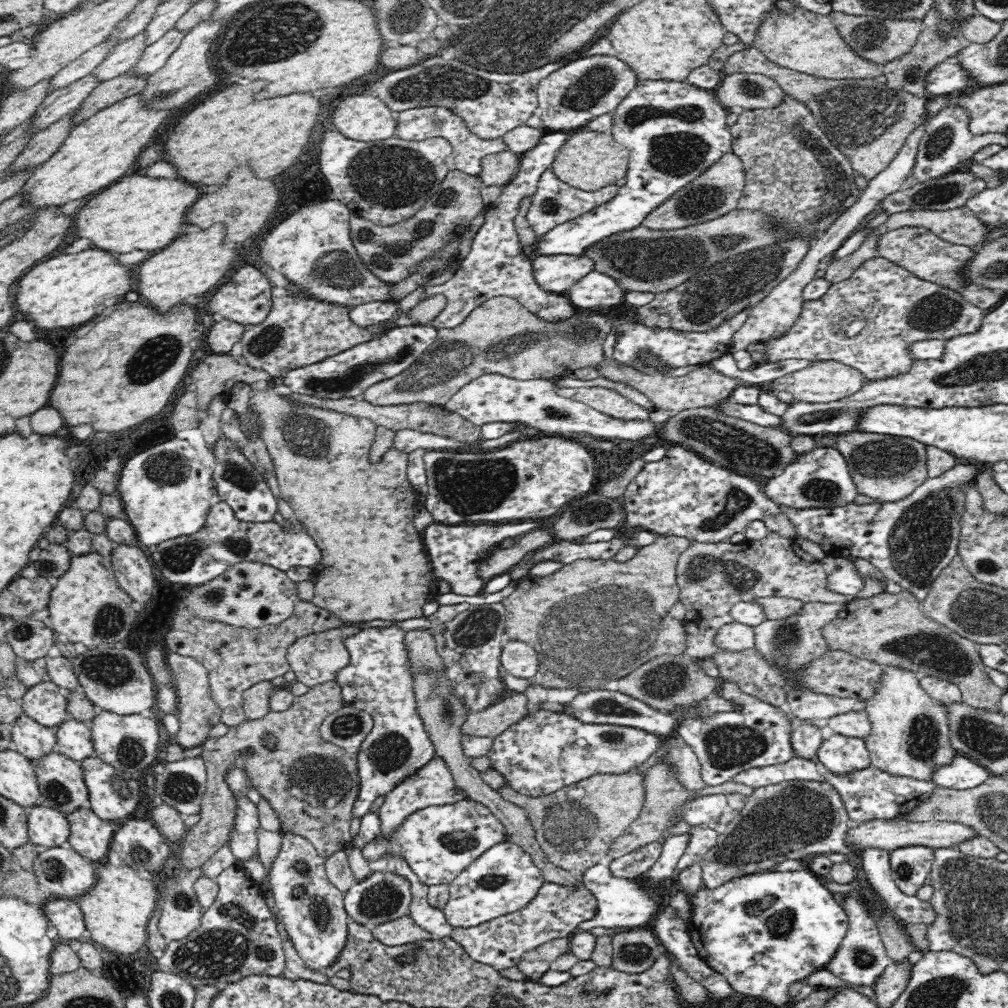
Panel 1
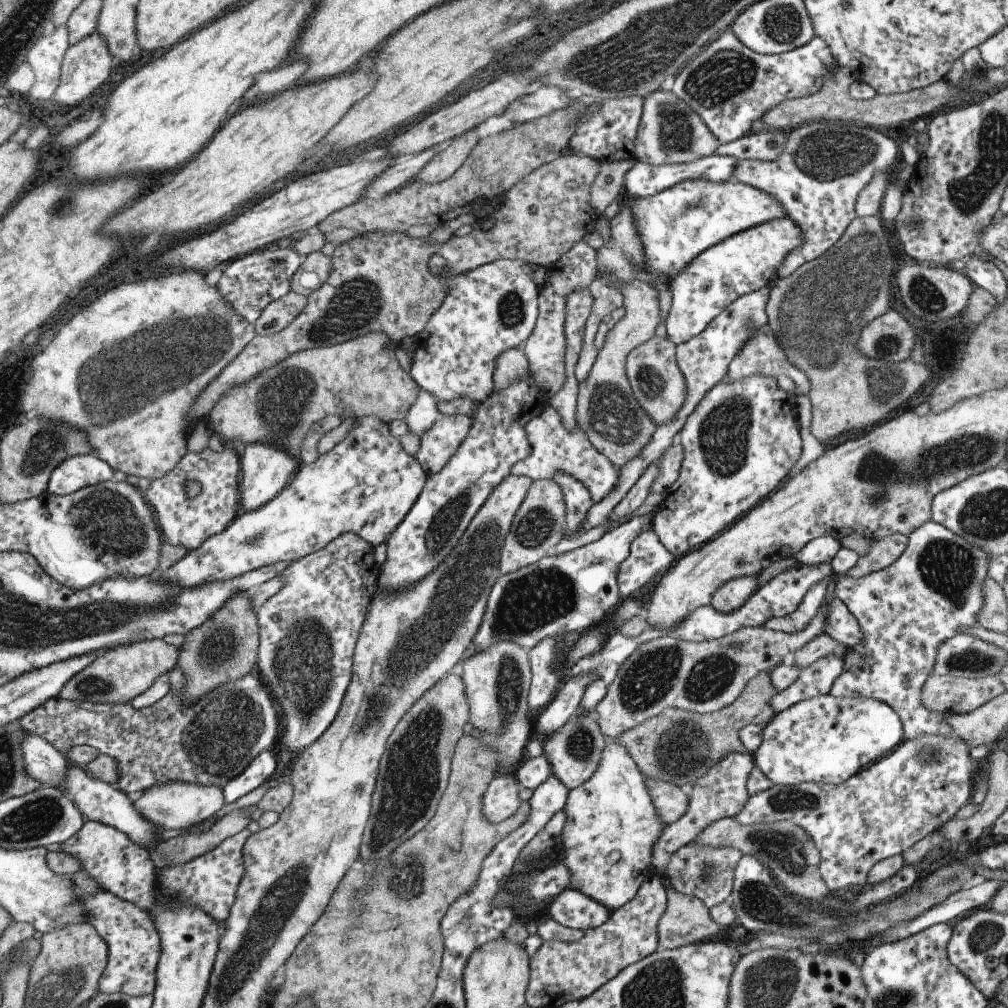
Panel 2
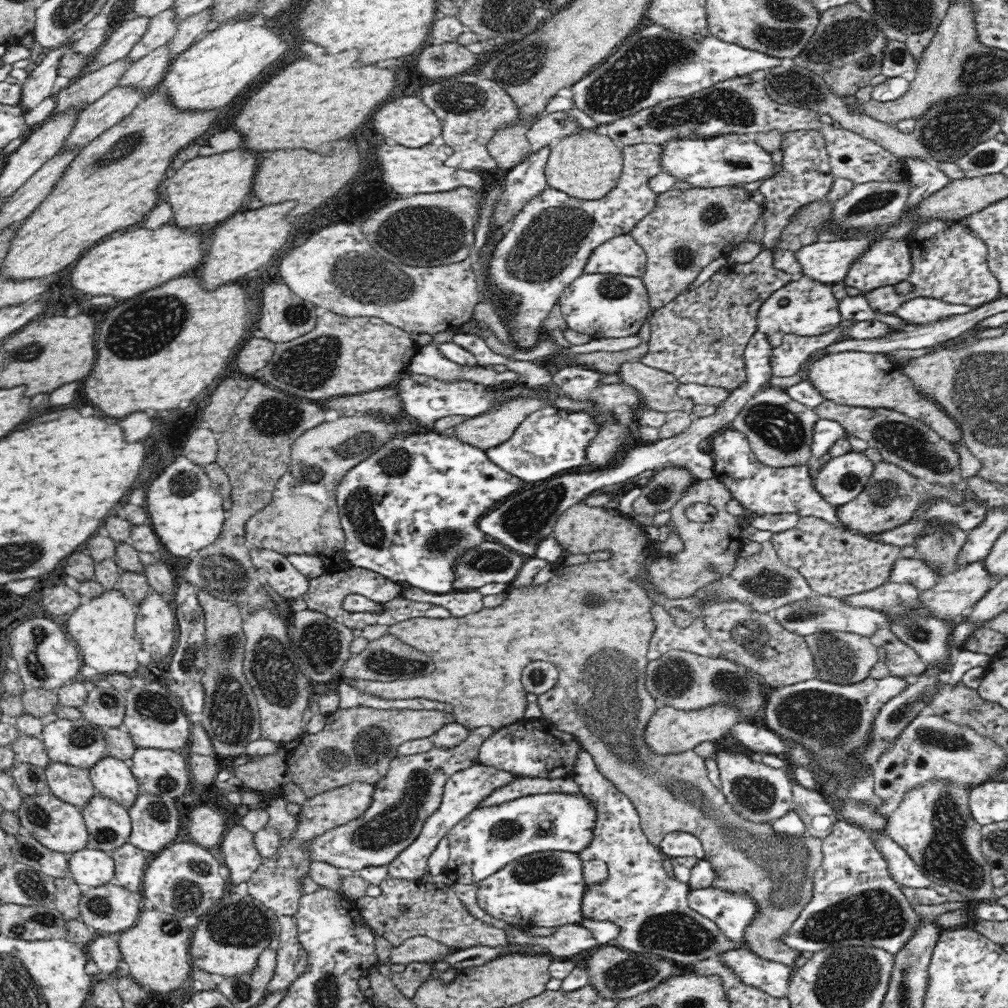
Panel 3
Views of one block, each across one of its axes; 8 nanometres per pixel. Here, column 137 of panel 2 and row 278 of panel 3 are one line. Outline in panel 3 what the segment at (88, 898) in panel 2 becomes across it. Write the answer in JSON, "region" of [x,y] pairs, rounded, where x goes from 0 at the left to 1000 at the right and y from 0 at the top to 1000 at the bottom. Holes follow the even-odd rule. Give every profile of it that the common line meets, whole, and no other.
{"region":[[[917,217],[899,236],[904,246],[905,268],[900,279],[906,284],[901,292],[891,292],[886,284],[867,286],[857,291],[861,302],[865,307],[873,311],[887,311],[888,308],[900,298],[917,294],[935,298],[942,302],[957,302],[964,306],[978,302],[994,294],[990,277],[982,270],[979,261],[980,245],[976,238],[968,235],[954,219],[938,219],[935,217]]]}

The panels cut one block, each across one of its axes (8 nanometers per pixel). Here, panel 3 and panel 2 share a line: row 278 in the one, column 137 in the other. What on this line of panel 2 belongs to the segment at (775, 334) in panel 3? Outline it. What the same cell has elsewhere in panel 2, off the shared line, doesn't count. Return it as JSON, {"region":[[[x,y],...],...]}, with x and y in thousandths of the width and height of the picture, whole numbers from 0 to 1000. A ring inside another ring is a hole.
{"region":[[[167,775],[143,783],[131,790],[134,803],[155,820],[166,822],[169,826],[176,826],[181,821],[190,820],[201,814],[224,798],[221,782],[216,779],[199,779],[185,775]]]}

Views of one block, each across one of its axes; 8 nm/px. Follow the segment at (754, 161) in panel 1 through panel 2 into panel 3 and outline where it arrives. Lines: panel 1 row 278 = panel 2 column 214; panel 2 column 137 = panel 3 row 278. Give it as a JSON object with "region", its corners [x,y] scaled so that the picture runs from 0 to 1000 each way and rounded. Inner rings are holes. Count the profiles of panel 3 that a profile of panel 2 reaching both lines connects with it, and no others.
{"region":[[[758,249],[742,261],[721,261],[700,280],[690,286],[681,287],[657,305],[647,307],[642,315],[647,329],[643,339],[644,347],[636,356],[636,361],[669,373],[674,381],[688,380],[732,387],[741,377],[738,351],[740,342],[751,329],[752,308],[767,290],[788,277],[785,272],[770,268],[766,259],[767,251]]]}

